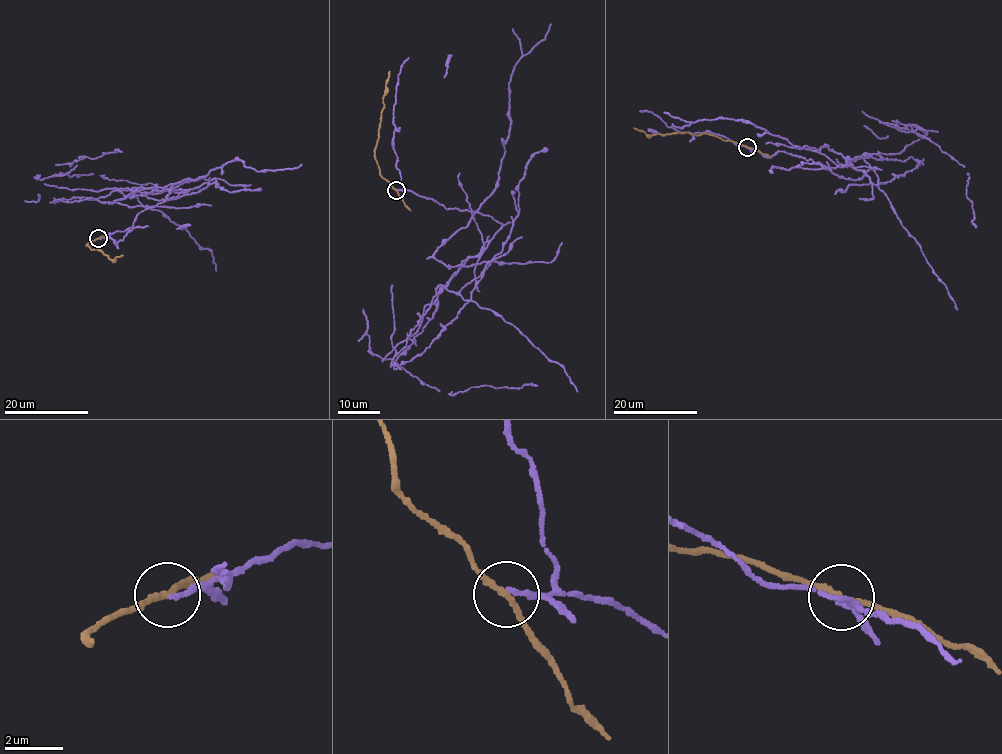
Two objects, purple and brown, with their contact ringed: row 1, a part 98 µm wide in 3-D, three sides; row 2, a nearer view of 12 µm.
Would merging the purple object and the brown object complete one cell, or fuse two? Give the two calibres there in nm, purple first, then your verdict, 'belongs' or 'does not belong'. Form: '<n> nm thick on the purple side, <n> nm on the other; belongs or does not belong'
190 nm thick on the purple side, 200 nm on the other; does not belong

